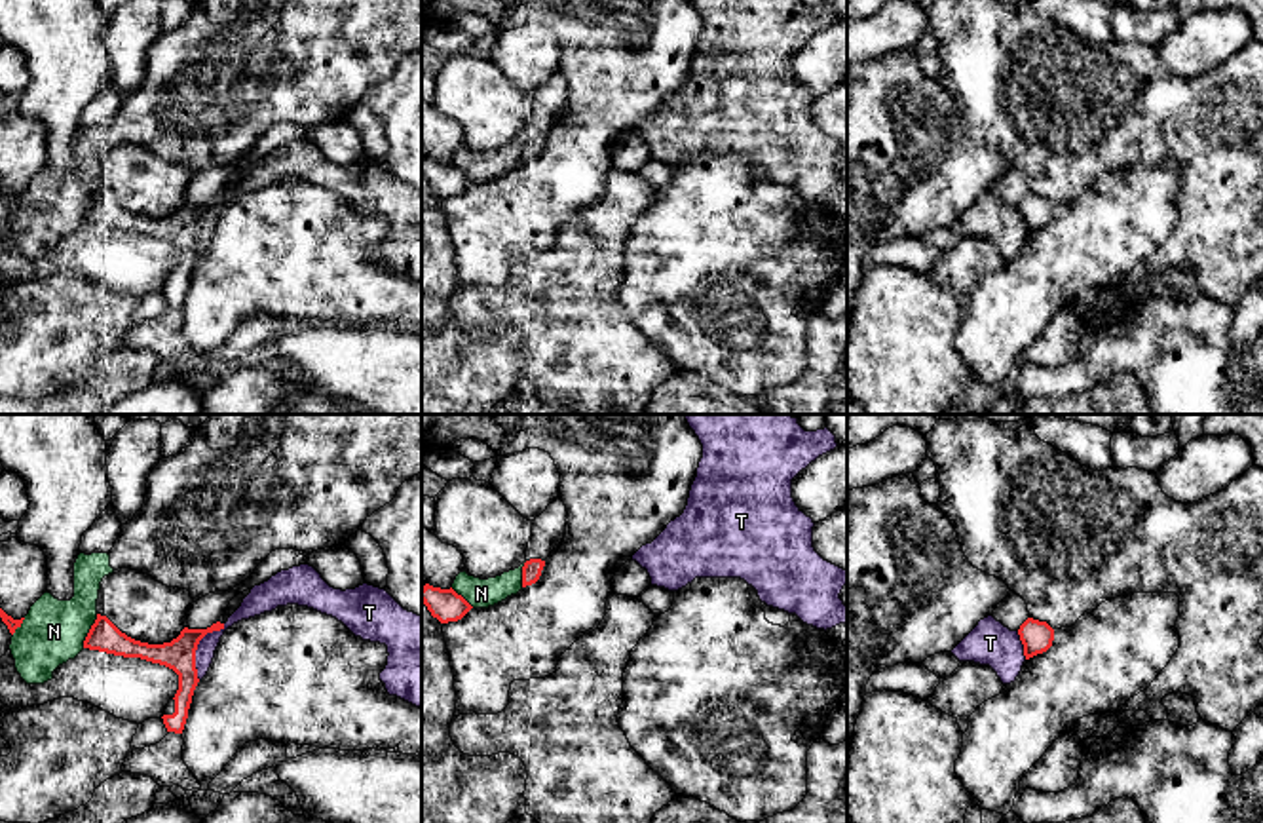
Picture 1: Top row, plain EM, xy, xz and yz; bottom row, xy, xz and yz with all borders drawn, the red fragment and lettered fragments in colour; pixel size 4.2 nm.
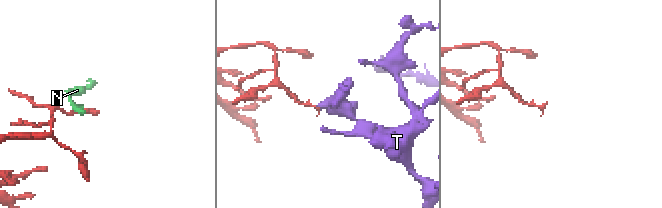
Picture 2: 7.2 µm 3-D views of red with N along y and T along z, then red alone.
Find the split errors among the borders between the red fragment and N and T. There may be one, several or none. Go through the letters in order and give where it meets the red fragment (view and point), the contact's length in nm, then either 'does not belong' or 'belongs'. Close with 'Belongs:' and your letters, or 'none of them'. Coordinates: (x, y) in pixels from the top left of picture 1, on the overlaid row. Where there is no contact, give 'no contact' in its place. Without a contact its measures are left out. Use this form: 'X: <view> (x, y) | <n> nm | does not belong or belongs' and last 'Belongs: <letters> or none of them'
N: xy (90, 631) | 160 nm | does not belong
T: xy (196, 649) | 260 nm | does not belong
Belongs: none of them

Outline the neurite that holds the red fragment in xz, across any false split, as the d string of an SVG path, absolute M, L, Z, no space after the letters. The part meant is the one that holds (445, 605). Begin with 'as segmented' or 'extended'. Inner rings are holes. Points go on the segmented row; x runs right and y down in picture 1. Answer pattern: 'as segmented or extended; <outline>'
as segmented; M429 584L422 587L422 603L427 606L431 616L437 618L441 623L458 622L473 608L452 587L441 589Z

